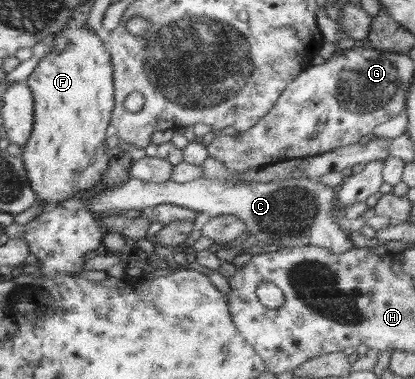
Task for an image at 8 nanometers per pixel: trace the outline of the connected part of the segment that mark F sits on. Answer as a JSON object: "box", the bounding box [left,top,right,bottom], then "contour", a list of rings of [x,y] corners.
{"box":[22,24,115,209],"contour":[[[70,24],[51,41],[52,51],[42,57],[33,72],[26,79],[35,94],[35,125],[32,136],[24,146],[22,160],[25,163],[28,179],[39,199],[45,201],[46,209],[60,206],[60,201],[72,199],[86,190],[98,186],[102,175],[109,167],[106,155],[106,138],[111,133],[112,115],[115,109],[115,66],[112,55],[104,40],[81,25],[72,28]]]}

